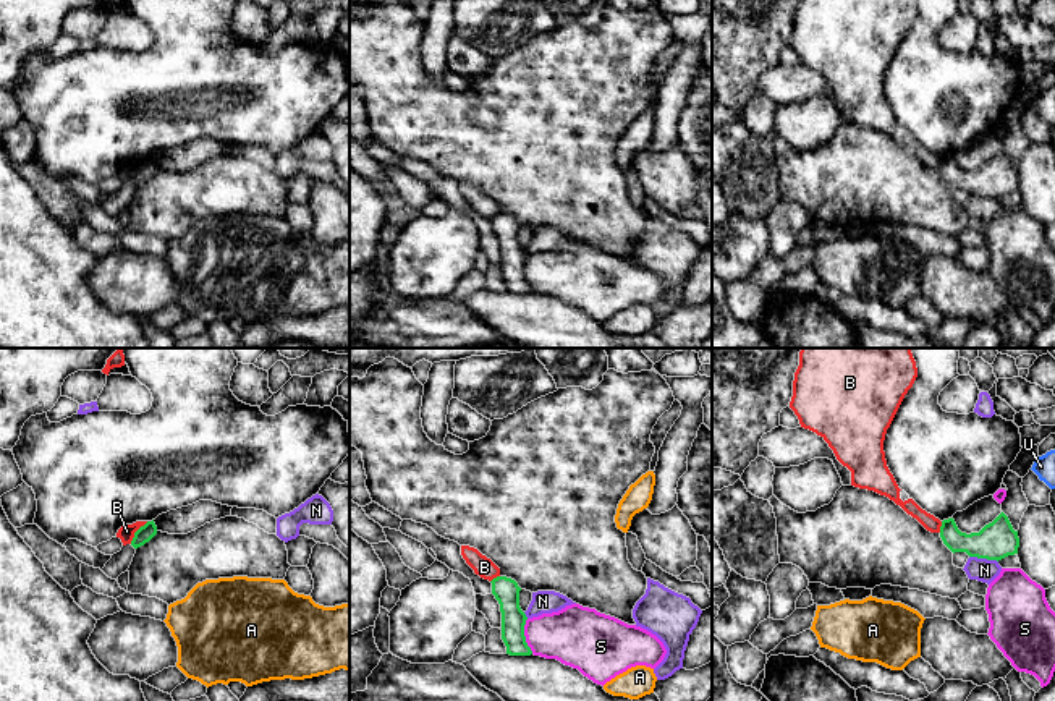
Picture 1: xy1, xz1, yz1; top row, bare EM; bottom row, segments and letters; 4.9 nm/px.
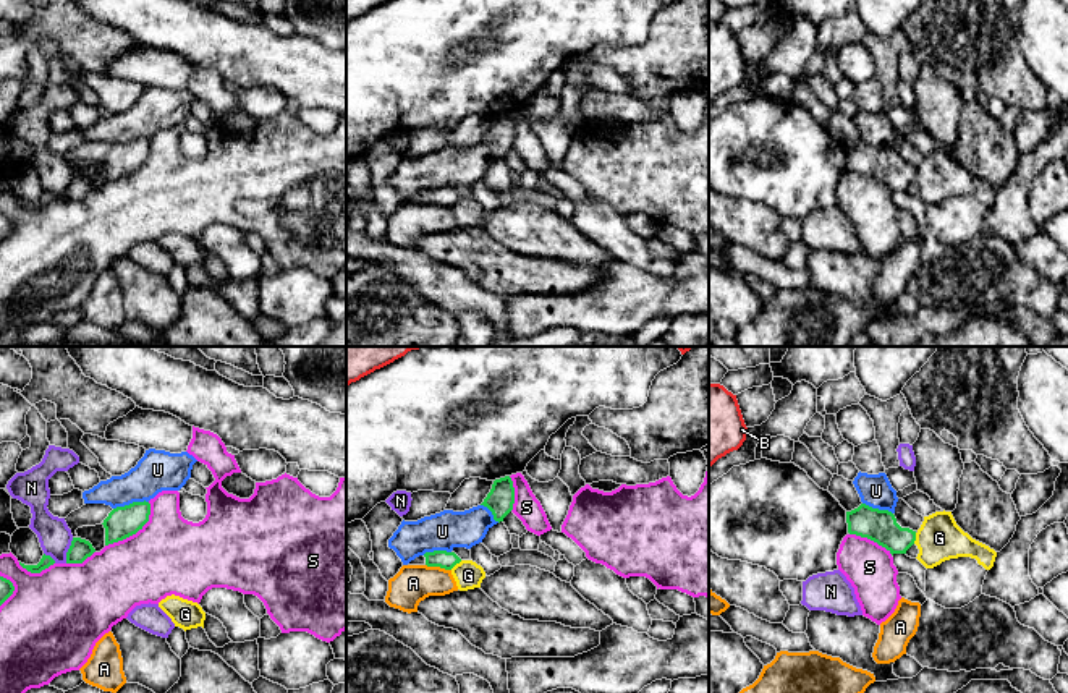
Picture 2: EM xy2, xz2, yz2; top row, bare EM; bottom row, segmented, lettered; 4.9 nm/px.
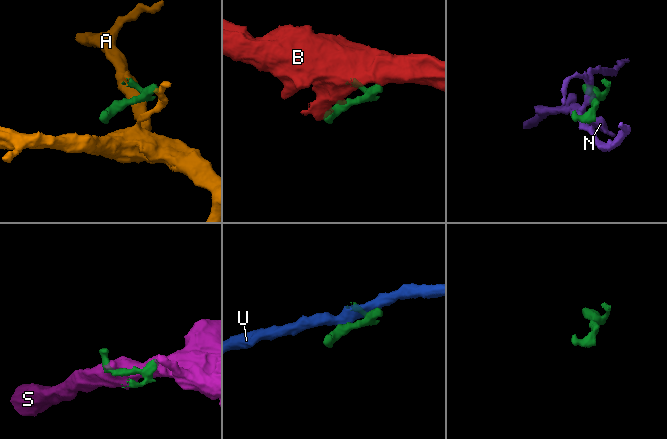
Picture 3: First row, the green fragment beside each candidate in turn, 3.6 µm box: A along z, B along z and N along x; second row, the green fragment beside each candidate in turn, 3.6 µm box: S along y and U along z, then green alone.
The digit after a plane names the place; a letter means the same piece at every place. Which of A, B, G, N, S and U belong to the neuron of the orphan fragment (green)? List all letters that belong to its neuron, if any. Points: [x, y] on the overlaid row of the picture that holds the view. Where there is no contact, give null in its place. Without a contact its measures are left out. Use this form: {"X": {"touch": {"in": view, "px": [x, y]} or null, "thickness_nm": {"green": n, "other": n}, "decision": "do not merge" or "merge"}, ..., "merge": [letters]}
{"A": {"touch": {"in": "xz2", "px": [439, 565]}, "thickness_nm": {"green": 90, "other": 190}, "decision": "do not merge"}, "B": {"touch": {"in": "xy1", "px": [136, 531]}, "thickness_nm": {"green": 80, "other": 80}, "decision": "do not merge"}, "G": {"touch": {"in": "xz2", "px": [455, 564]}, "thickness_nm": {"green": 90, "other": 140}, "decision": "do not merge"}, "N": {"touch": {"in": "yz1", "px": [984, 557]}, "thickness_nm": {"green": 190, "other": 120}, "decision": "do not merge"}, "S": {"touch": {"in": "xy2", "px": [135, 533]}, "thickness_nm": {"green": 160, "other": 380}, "decision": "do not merge"}, "U": {"touch": {"in": "xy2", "px": [130, 504]}, "thickness_nm": {"green": 160, "other": 200}, "decision": "do not merge"}, "merge": []}

